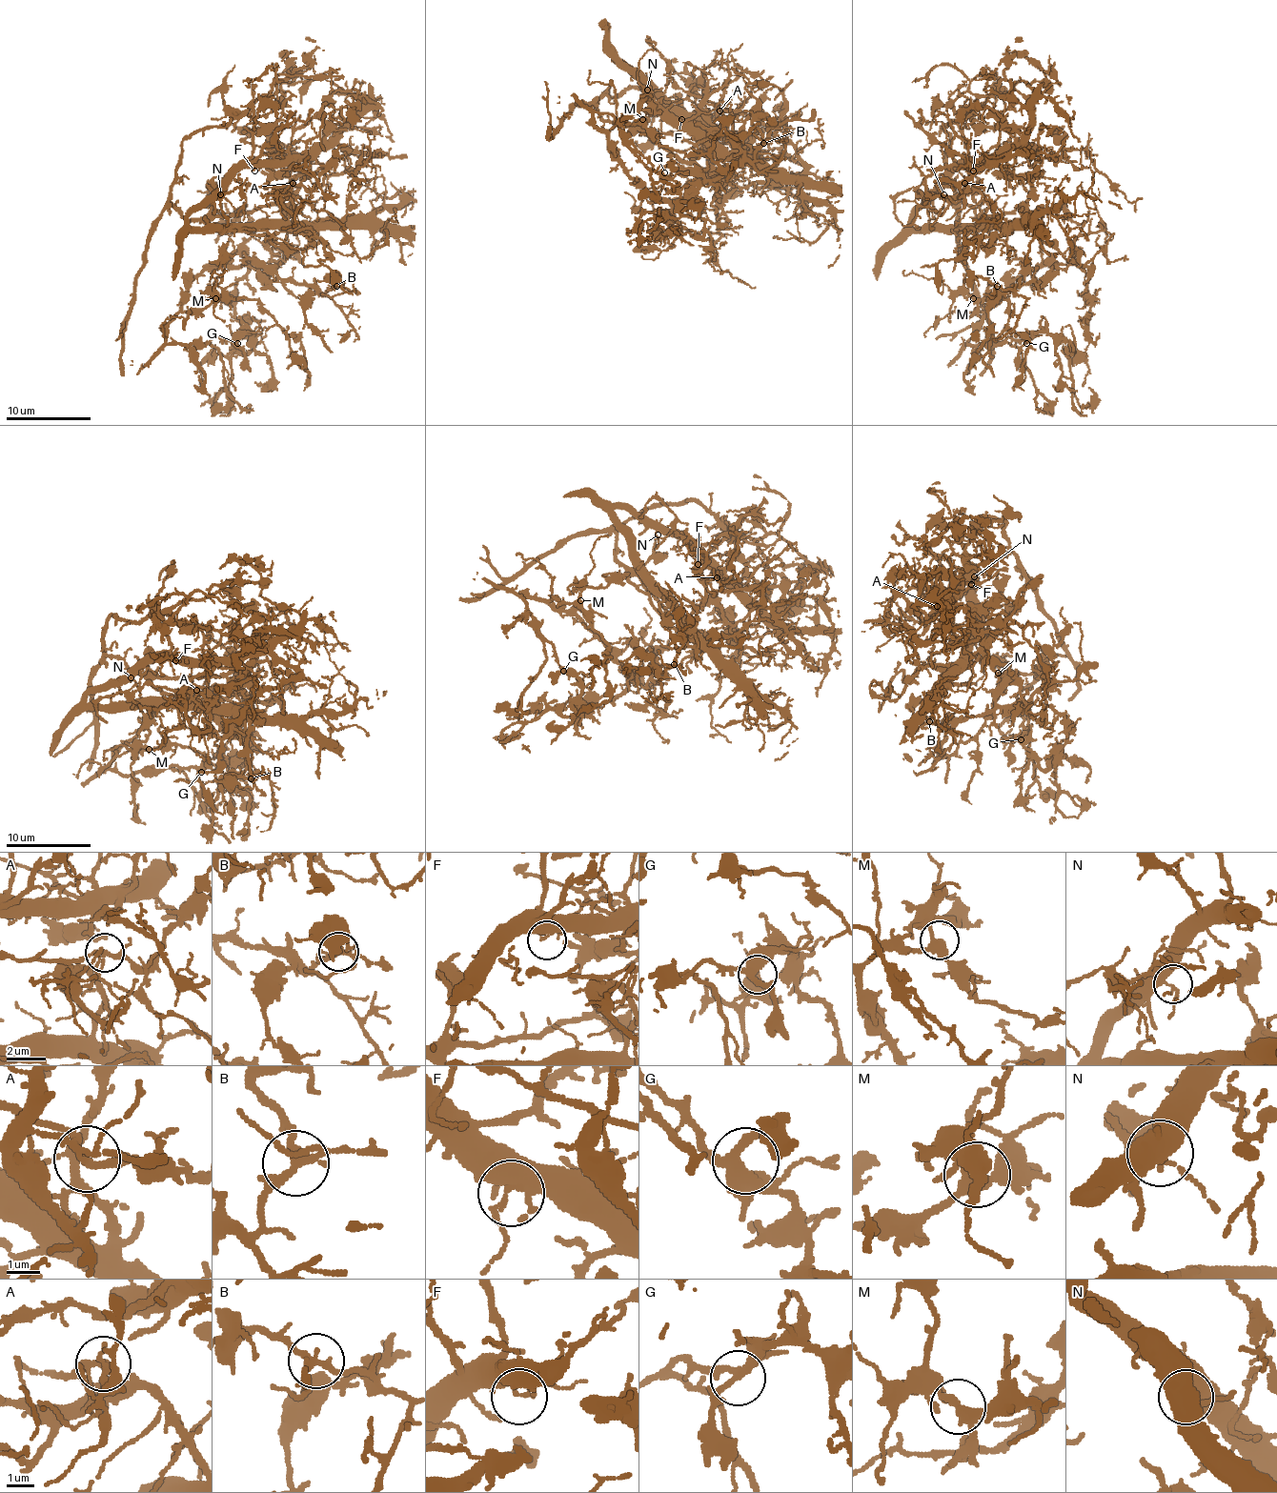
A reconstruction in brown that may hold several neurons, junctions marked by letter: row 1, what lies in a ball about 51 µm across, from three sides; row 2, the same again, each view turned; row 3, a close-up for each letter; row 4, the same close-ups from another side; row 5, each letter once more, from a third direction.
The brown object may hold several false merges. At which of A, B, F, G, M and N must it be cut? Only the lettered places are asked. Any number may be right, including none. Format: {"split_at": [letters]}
{"split_at": ["A"]}

